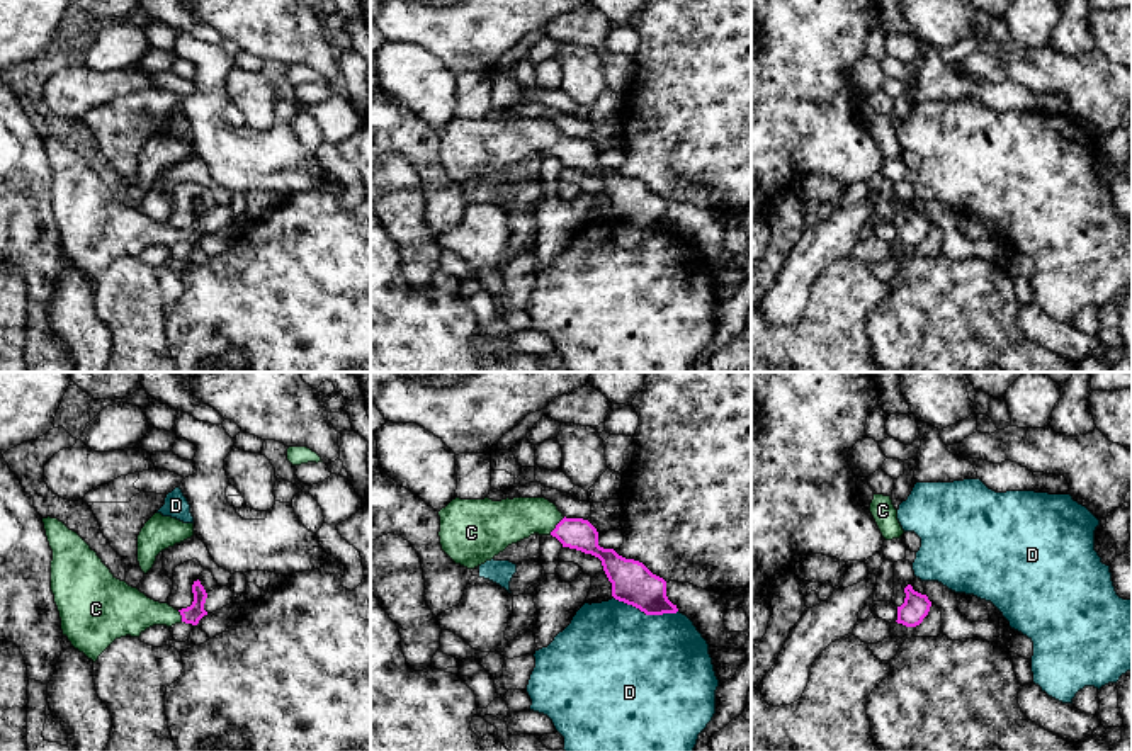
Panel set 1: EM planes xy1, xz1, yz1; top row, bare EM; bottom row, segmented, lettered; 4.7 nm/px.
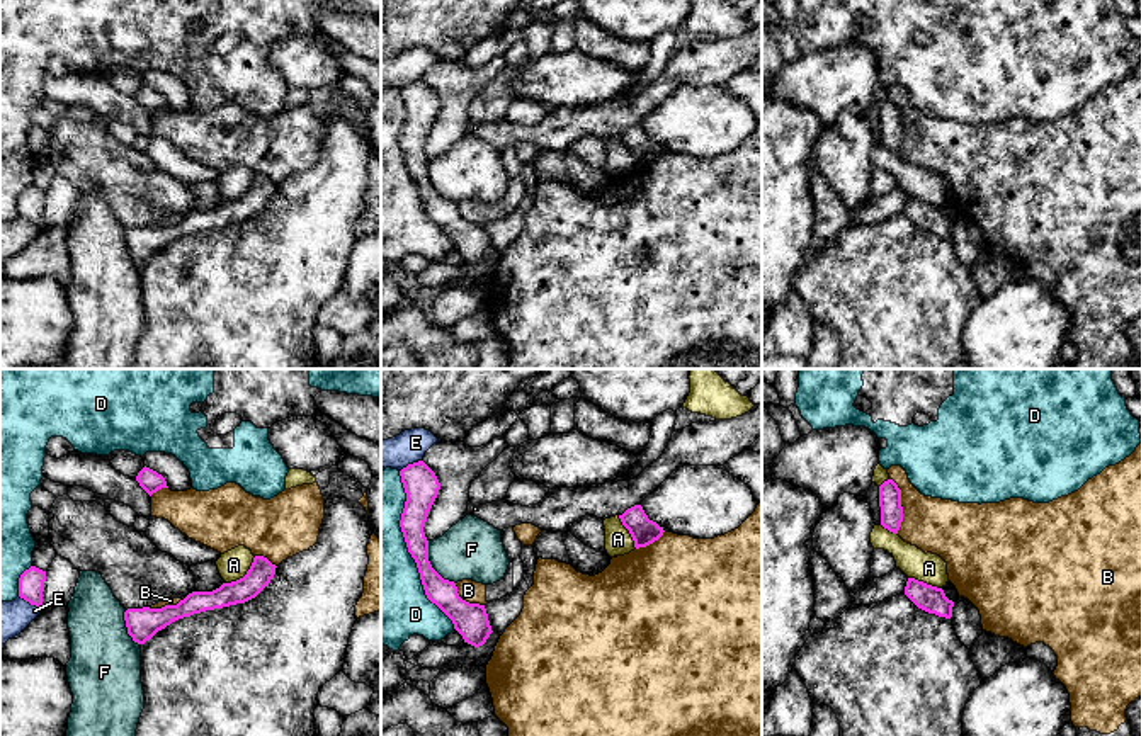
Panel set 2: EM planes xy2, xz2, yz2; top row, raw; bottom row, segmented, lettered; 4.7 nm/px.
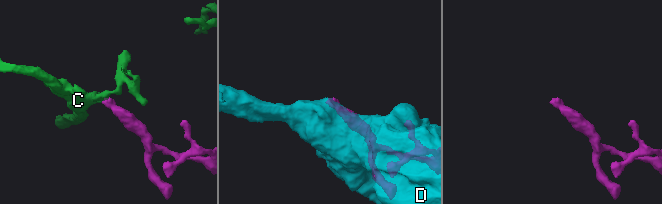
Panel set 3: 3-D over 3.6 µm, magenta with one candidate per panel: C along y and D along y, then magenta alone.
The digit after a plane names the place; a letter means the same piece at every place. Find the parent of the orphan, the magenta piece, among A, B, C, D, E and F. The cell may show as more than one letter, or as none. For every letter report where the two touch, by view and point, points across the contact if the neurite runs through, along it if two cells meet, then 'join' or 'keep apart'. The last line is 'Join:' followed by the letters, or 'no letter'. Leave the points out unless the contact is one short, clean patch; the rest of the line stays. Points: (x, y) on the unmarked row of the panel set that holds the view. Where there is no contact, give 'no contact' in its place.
A: meets magenta in xy2 at (245, 194); keep apart
B: meets magenta in yz2 at (900, 124); keep apart
C: meets magenta in xz1 at (556, 145); runs through xz1 (578, 153), (556, 145), (505, 141); join
D: meets magenta in xz2 at (408, 169); keep apart
E: meets magenta in xy2 at (31, 223); keep apart
F: meets magenta in xz2 at (431, 184); keep apart
Join: C

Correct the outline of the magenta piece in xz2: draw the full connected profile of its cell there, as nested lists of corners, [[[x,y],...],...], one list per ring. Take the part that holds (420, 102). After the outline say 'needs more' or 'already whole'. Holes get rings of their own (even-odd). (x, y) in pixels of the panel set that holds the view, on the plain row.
[[[423,80],[408,83],[400,90],[400,95],[406,112],[400,146],[408,172],[417,182],[425,214],[452,240],[464,262],[480,267],[491,253],[485,224],[463,219],[456,202],[444,199],[429,180],[429,160],[423,146],[440,102]]]; already whole

